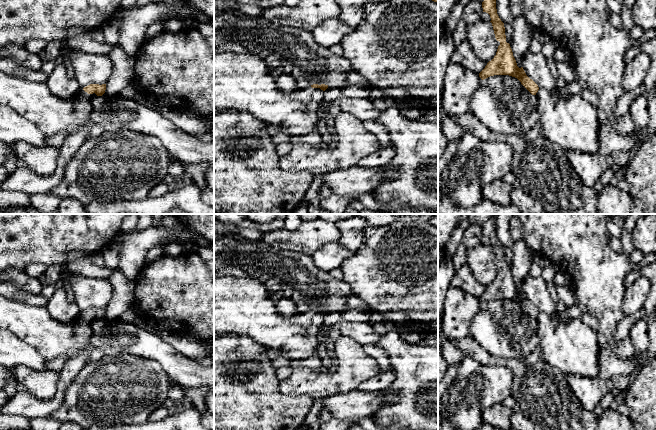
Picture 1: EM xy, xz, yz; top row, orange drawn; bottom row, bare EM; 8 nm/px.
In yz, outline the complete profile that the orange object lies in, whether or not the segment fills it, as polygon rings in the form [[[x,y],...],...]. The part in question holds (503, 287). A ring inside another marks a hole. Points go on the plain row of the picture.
[[[493,214],[487,222],[482,226],[483,236],[490,239],[495,262],[500,266],[496,279],[487,287],[485,292],[479,297],[479,301],[484,304],[494,299],[509,299],[517,302],[521,308],[538,323],[537,333],[539,336],[539,344],[537,348],[542,353],[542,359],[551,365],[554,369],[561,371],[563,374],[581,376],[581,377],[597,377],[600,367],[598,363],[598,353],[600,350],[598,344],[597,332],[584,324],[581,319],[561,319],[557,315],[547,315],[539,312],[538,309],[530,303],[523,291],[517,290],[513,280],[510,268],[506,266],[505,251],[497,238],[496,233],[496,214]]]

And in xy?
[[[0,295],[0,328],[12,332],[19,339],[34,346],[48,361],[59,356],[65,356],[68,359],[82,351],[90,352],[93,349],[90,342],[92,337],[91,323],[94,320],[102,320],[105,314],[106,308],[90,308],[83,312],[79,322],[74,320],[57,321],[46,307],[28,305]]]

